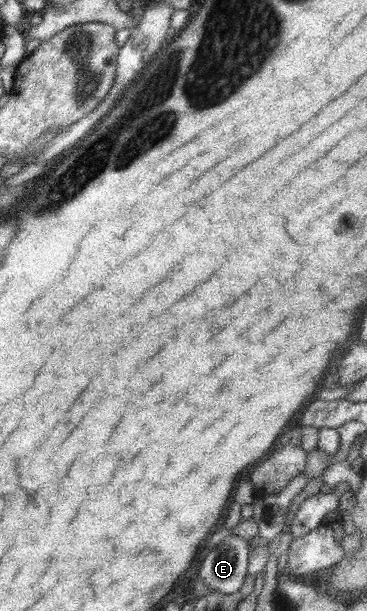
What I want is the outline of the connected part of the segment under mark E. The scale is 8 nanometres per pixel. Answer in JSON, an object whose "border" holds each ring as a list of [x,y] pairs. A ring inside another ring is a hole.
{"border":[[[227,536],[204,557],[199,578],[210,591],[235,593],[247,577],[249,558],[249,542],[239,536]]]}

